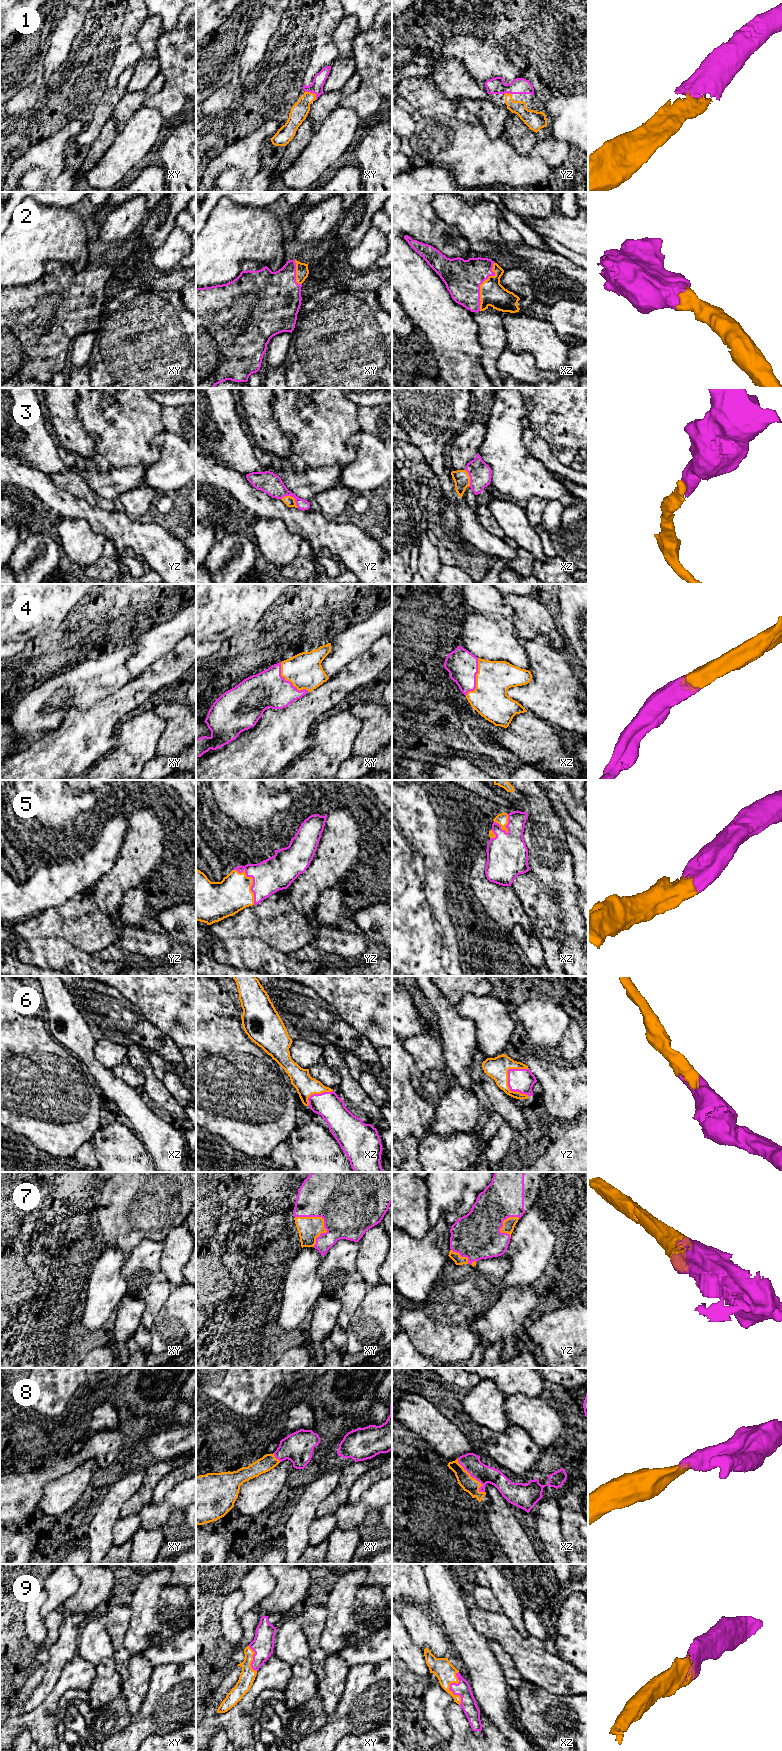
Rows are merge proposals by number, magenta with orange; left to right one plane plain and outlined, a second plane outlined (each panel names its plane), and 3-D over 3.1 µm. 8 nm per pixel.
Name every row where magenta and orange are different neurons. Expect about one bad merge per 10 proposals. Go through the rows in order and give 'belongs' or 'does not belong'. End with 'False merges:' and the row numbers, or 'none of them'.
1: belongs
2: belongs
3: belongs
4: belongs
5: belongs
6: belongs
7: belongs
8: belongs
9: belongs
False merges: none of them

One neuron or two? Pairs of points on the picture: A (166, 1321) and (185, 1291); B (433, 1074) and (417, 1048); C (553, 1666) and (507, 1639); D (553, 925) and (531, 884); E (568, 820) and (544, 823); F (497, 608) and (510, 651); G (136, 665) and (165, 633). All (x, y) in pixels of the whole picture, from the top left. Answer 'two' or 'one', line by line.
A: one
B: one
C: one
D: one
E: two
F: two
G: one

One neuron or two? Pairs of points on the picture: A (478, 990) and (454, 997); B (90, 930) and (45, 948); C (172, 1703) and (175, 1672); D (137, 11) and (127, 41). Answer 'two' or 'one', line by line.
A: one
B: two
C: one
D: one

